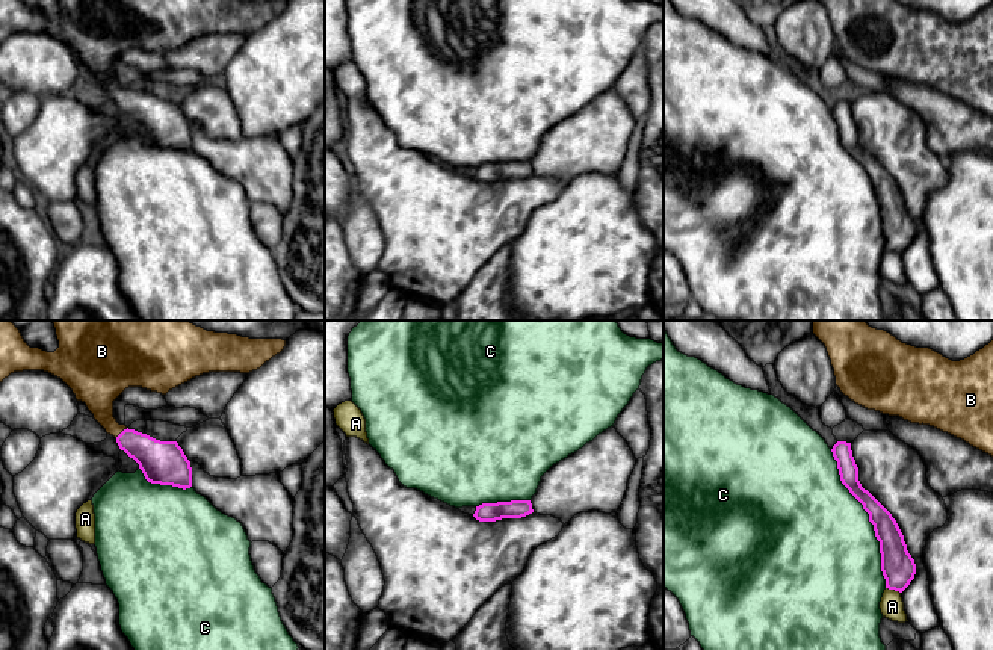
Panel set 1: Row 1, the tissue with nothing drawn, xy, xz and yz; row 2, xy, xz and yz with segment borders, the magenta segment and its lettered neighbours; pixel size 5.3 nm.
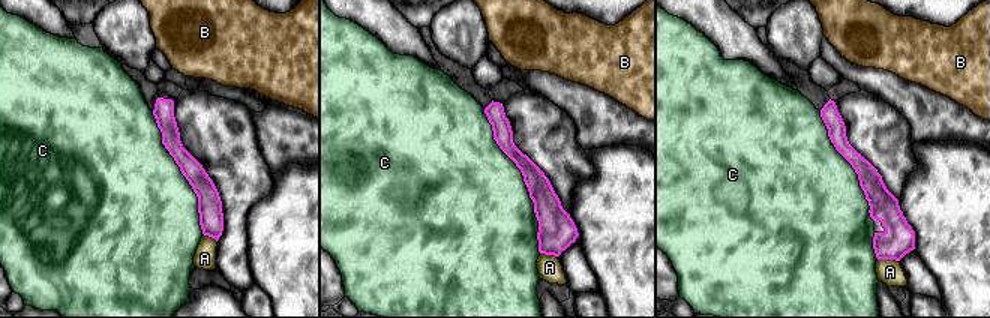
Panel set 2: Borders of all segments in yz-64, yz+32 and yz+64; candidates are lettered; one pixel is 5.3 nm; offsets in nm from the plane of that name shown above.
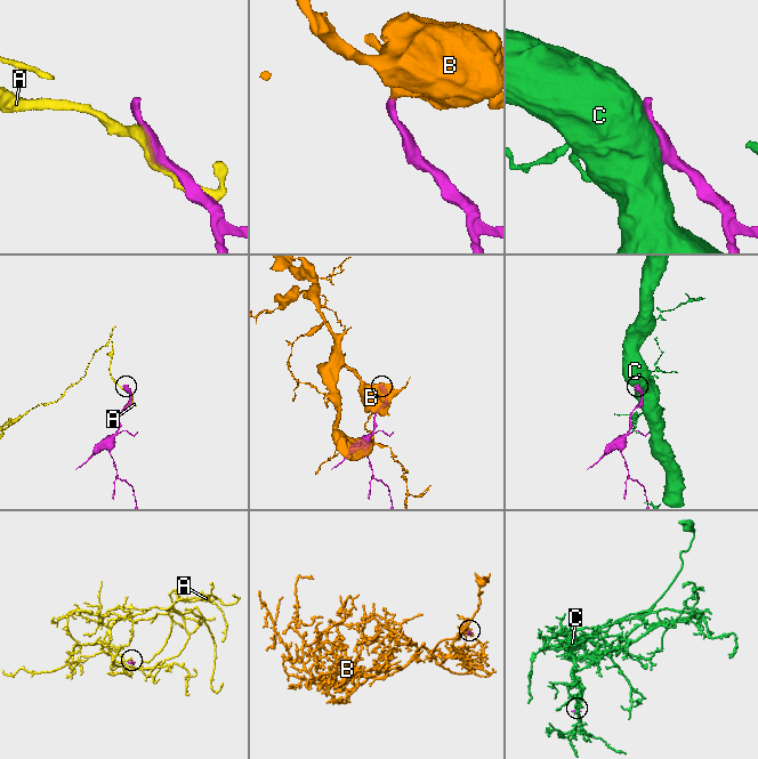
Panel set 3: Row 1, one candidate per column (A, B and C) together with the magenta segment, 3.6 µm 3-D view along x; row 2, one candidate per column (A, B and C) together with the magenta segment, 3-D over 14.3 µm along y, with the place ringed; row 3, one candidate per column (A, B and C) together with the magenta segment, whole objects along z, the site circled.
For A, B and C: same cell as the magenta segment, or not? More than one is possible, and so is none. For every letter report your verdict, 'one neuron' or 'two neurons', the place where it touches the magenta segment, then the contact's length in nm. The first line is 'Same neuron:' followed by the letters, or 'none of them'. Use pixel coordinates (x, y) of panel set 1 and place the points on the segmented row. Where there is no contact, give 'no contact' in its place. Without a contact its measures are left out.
Same neuron: B
A: two neurons; contact yz (894, 588); length 90 nm
B: one neuron; contact xy (123, 431); length 90 nm
C: two neurons; contact yz (869, 519); length 800 nm

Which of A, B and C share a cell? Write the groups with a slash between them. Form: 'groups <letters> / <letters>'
groups A / B / C

